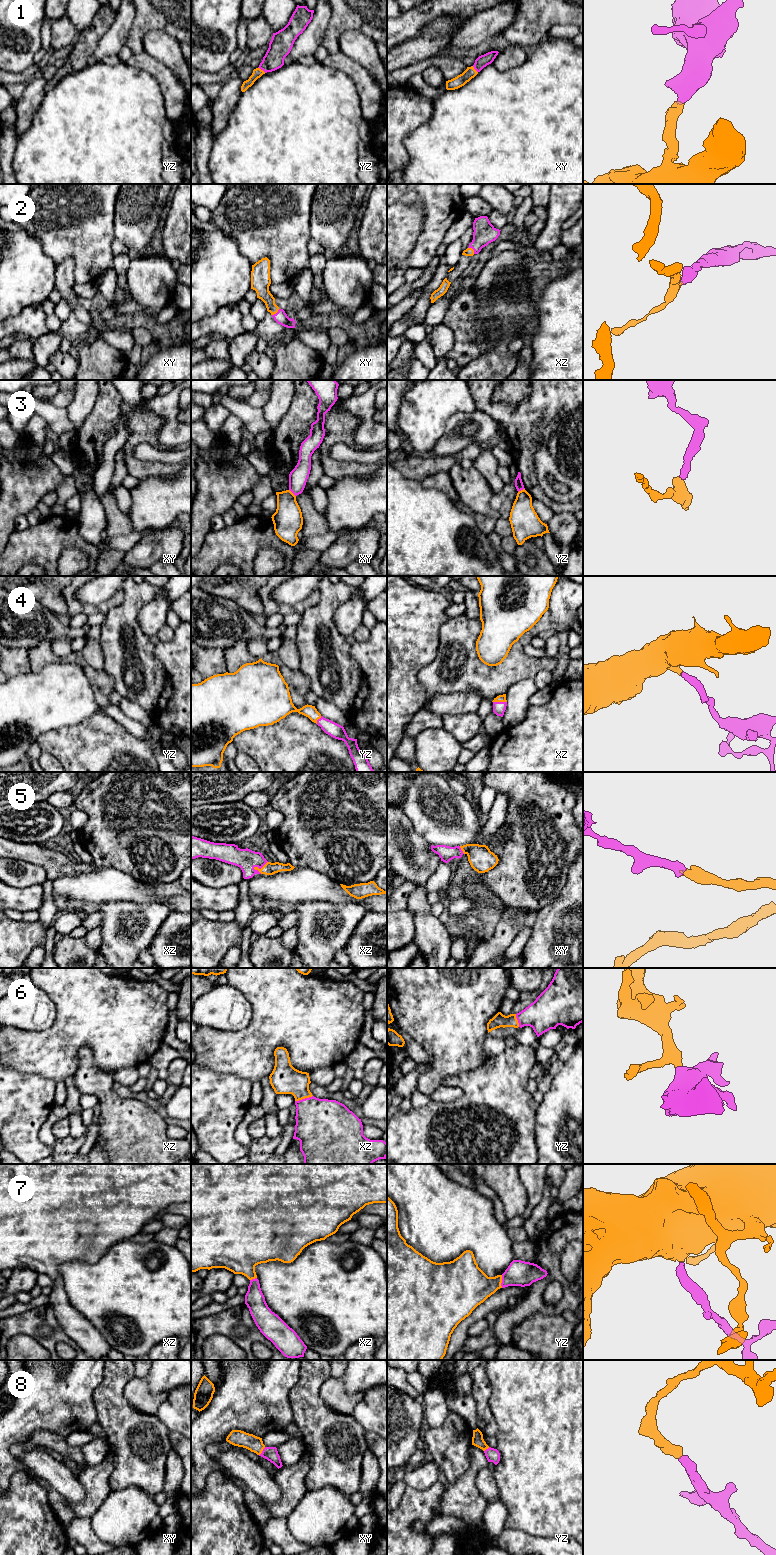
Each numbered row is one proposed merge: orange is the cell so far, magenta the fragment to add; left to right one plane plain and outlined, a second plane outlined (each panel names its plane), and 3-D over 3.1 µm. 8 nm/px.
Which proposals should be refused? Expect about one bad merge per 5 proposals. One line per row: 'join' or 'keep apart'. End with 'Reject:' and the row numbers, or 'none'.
1: join
2: join
3: keep apart
4: join
5: join
6: join
7: join
8: join
Reject: 3

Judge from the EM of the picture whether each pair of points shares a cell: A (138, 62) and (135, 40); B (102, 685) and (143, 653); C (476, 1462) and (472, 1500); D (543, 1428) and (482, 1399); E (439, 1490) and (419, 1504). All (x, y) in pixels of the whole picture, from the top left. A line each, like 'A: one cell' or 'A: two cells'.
A: two cells
B: two cells
C: one cell
D: two cells
E: one cell

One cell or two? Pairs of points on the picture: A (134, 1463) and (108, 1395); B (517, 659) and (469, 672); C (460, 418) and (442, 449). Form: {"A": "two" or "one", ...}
{"A": "one", "B": "one", "C": "one"}

